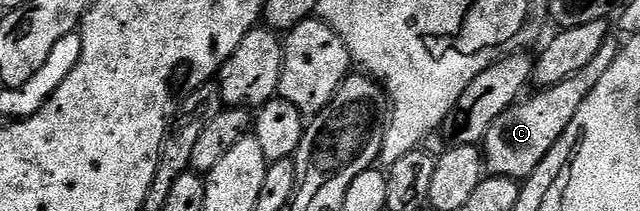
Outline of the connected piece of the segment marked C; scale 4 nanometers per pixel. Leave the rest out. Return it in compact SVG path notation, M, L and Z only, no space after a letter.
M609 37L601 45L597 57L593 57L593 61L585 65L585 69L581 69L575 75L570 75L557 85L536 90L534 92L536 95L532 99L520 98L512 107L505 109L505 113L501 113L501 117L497 117L493 125L489 125L481 144L486 170L492 176L501 179L516 181L528 179L537 169L537 165L541 165L549 149L557 145L561 133L565 133L569 121L573 121L585 97L589 97L597 81L601 81L605 69L613 65L613 61L619 56L619 48L620 44L614 43L614 38Z

